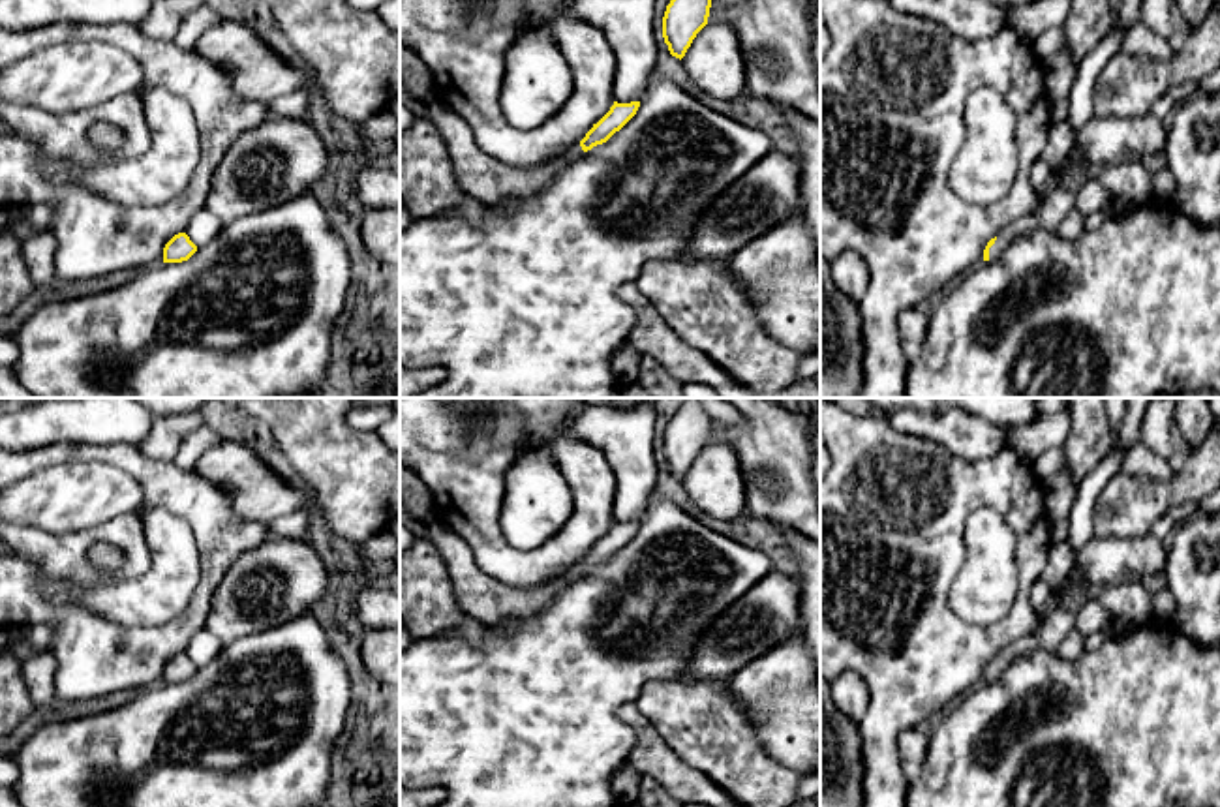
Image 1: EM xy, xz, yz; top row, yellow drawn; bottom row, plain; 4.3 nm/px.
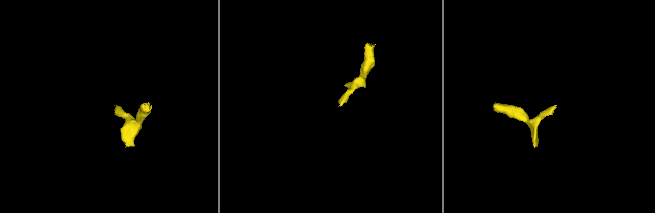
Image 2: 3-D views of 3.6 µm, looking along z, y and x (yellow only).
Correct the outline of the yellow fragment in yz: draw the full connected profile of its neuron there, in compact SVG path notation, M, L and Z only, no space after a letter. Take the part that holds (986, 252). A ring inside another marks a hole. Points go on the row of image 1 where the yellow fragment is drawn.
M1036 214L1023 216L1010 225L1002 227L1000 233L991 238L984 250L984 261L997 261L1002 257L1004 250L1019 235L1040 229Z

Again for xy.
M186 233L175 235L163 248L163 263L188 261L197 251L197 246Z

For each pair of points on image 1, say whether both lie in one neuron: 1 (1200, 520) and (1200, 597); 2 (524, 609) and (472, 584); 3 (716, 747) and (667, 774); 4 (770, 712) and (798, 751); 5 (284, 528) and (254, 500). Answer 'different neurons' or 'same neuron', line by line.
1: same neuron
2: same neuron
3: different neurons
4: same neuron
5: different neurons

